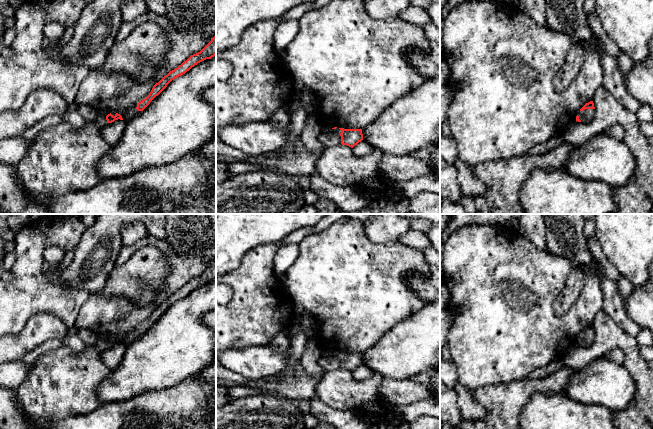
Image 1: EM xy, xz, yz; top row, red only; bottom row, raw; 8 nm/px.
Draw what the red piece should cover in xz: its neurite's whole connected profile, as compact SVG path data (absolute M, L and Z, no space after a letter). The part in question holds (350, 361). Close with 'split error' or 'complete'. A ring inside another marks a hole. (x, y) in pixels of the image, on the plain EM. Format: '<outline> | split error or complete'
M323 350L318 363L325 371L342 368L353 372L363 364L363 358L362 353L344 353L337 351L328 353Z | split error

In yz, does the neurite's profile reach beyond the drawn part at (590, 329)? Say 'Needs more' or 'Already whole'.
Needs more

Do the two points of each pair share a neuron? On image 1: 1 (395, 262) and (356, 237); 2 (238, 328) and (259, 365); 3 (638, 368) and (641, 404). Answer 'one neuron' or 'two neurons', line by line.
1: one neuron
2: two neurons
3: one neuron

